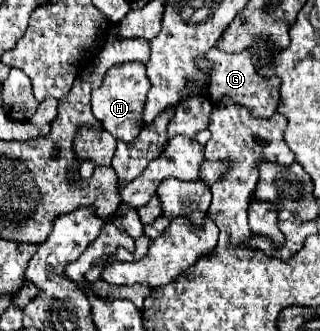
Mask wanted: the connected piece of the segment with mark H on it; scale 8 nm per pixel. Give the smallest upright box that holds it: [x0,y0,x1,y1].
[92,62,150,144]

